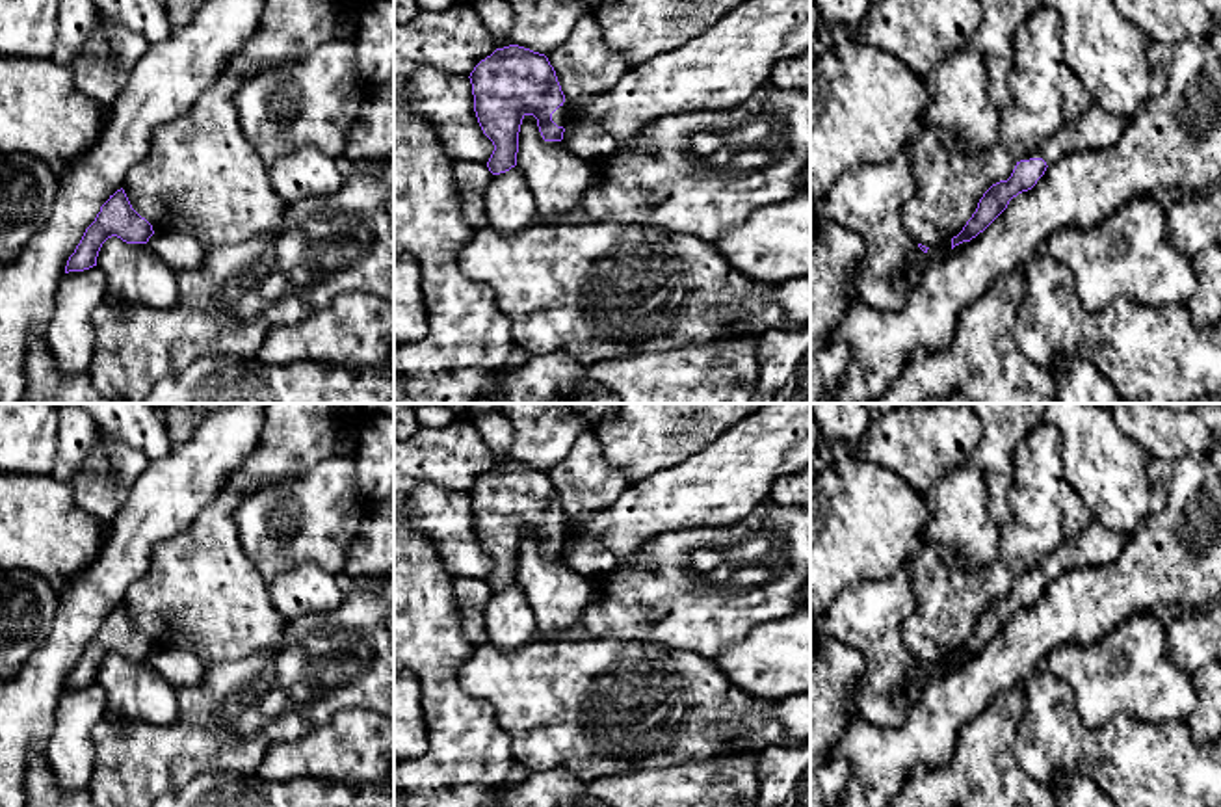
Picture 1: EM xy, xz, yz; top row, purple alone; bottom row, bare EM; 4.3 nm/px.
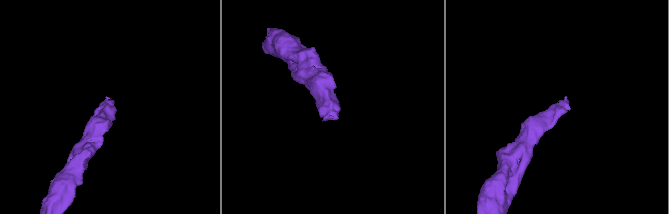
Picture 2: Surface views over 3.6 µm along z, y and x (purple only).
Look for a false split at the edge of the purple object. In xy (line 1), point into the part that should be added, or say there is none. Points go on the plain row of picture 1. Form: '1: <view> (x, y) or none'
1: none

